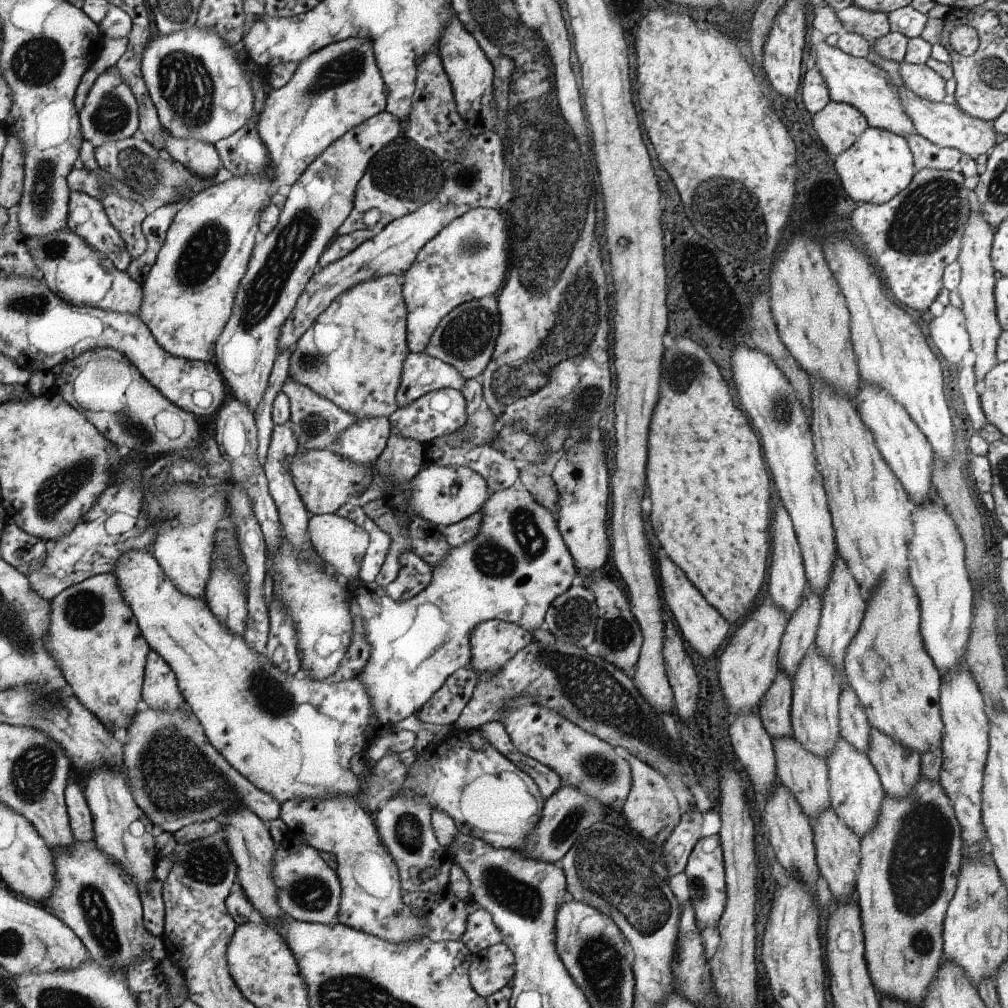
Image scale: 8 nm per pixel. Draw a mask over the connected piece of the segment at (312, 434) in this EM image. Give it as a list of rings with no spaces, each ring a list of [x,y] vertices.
[[[290,378],[283,384],[282,391],[289,396],[291,404],[289,423],[293,436],[297,438],[297,452],[329,449],[347,428],[358,421],[354,415],[344,412],[336,403],[318,396],[313,390],[310,390],[310,387]]]

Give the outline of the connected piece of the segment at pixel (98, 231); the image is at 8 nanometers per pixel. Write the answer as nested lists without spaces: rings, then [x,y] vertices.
[[[70,191],[68,230],[80,235],[92,249],[103,252],[120,271],[131,264],[124,239],[110,224],[103,204],[96,197],[80,191]]]

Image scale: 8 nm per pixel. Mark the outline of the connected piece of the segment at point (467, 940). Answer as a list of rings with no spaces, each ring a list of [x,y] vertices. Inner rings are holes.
[[[478,909],[468,917],[462,941],[472,954],[487,949],[503,940],[503,932],[495,925],[488,909]]]

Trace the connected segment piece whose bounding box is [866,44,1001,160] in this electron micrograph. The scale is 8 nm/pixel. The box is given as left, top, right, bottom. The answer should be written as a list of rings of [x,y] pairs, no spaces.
[[[870,44],[869,55],[866,58],[880,65],[890,75],[891,81],[899,88],[901,103],[903,104],[905,113],[913,122],[916,134],[927,138],[936,146],[950,147],[960,151],[962,154],[968,154],[968,156],[971,156],[974,160],[976,160],[980,154],[984,154],[984,152],[989,153],[1001,139],[994,130],[994,127],[992,128],[987,121],[966,114],[960,107],[957,108],[954,104],[949,104],[945,101],[932,102],[916,96],[916,94],[903,83],[899,73],[899,64],[896,64],[896,61],[882,58],[880,54],[877,55],[871,50],[872,47]]]

